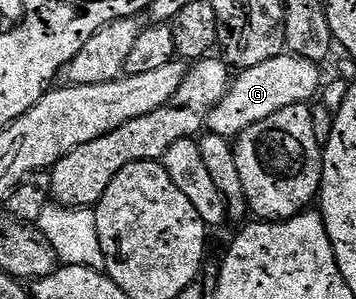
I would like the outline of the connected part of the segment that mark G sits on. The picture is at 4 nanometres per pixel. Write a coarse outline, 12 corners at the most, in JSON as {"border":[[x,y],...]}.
{"border":[[283,54],[243,68],[206,128],[236,138],[319,95],[317,63]]}

